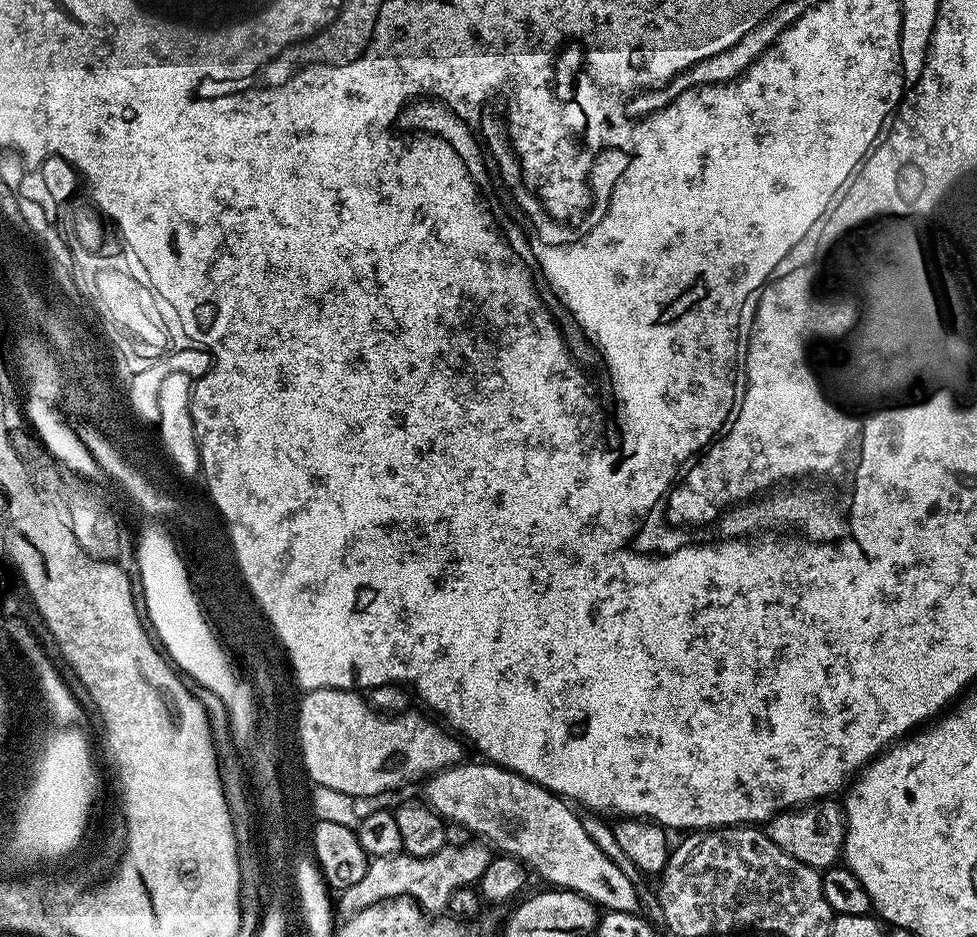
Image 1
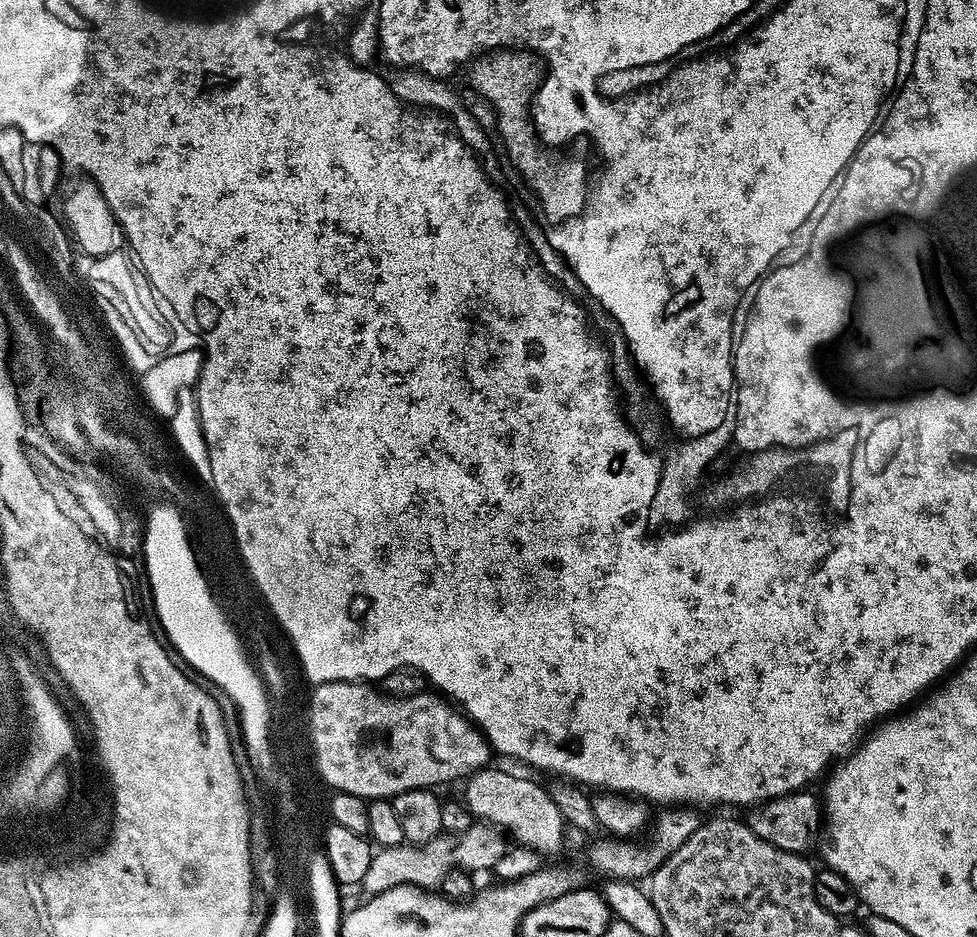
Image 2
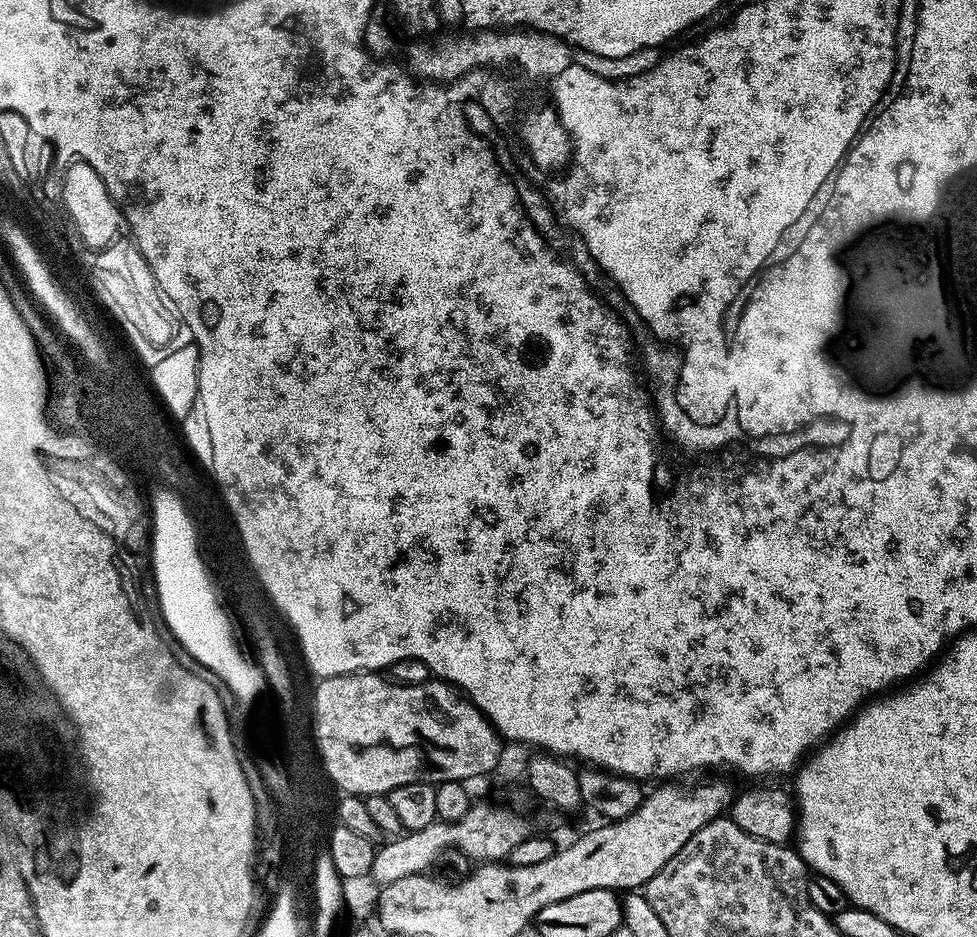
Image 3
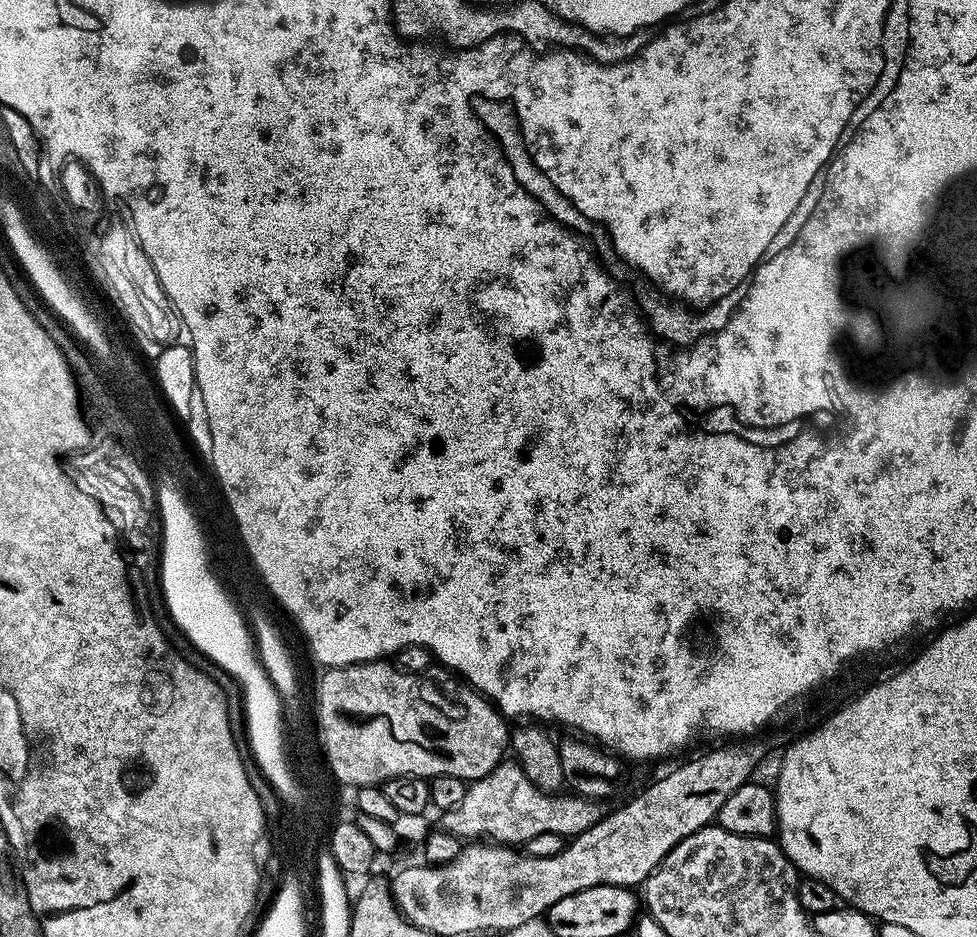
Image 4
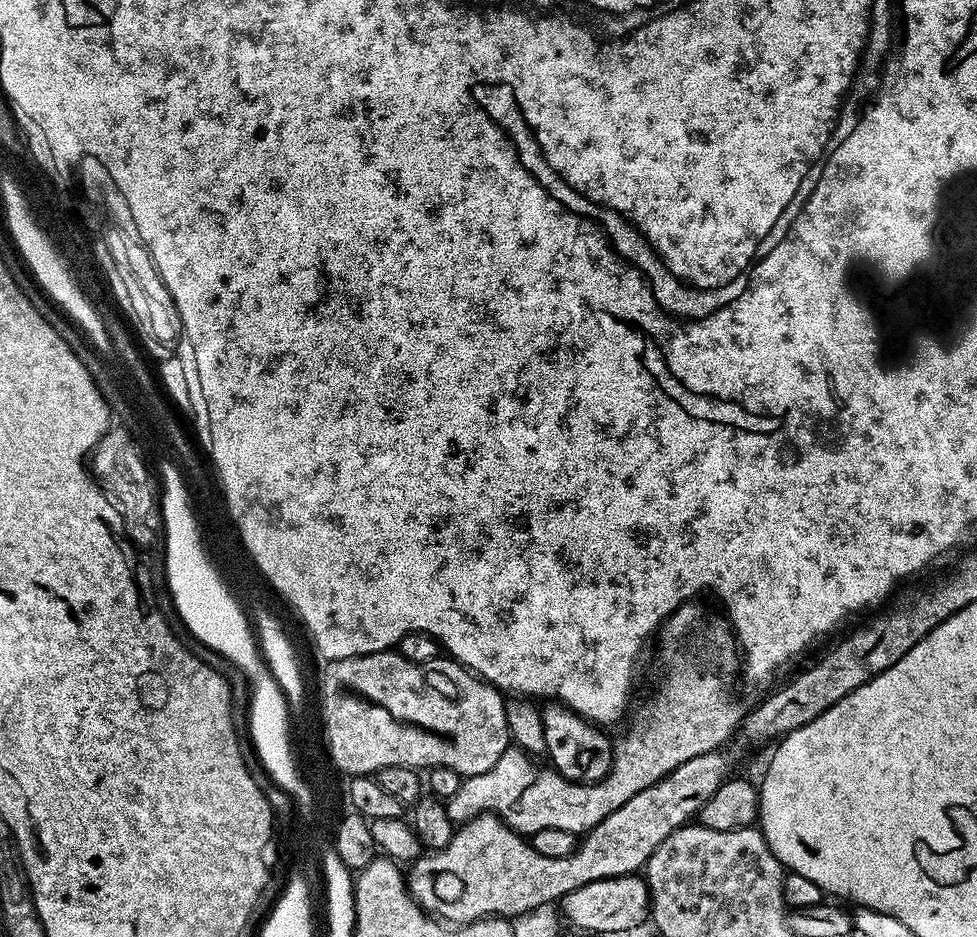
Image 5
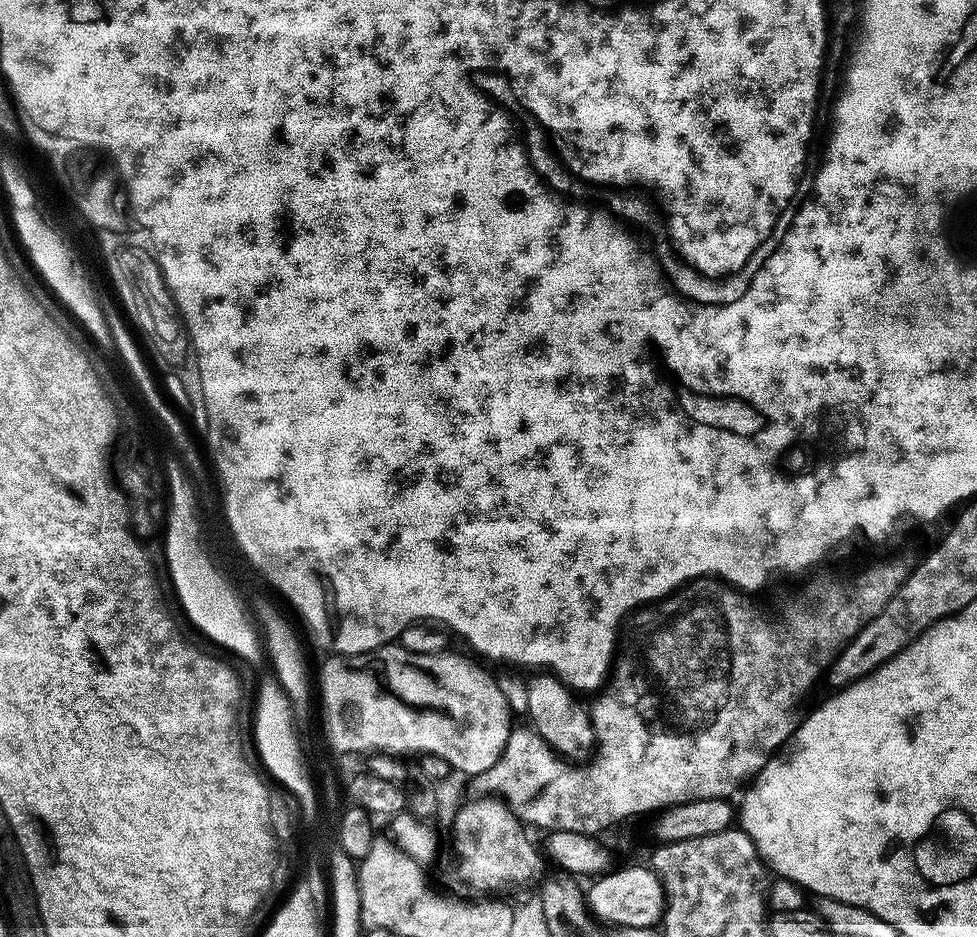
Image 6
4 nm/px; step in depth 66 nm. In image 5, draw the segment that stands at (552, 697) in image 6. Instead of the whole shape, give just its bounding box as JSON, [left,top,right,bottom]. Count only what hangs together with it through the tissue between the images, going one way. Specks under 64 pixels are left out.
[540,702,614,784]

